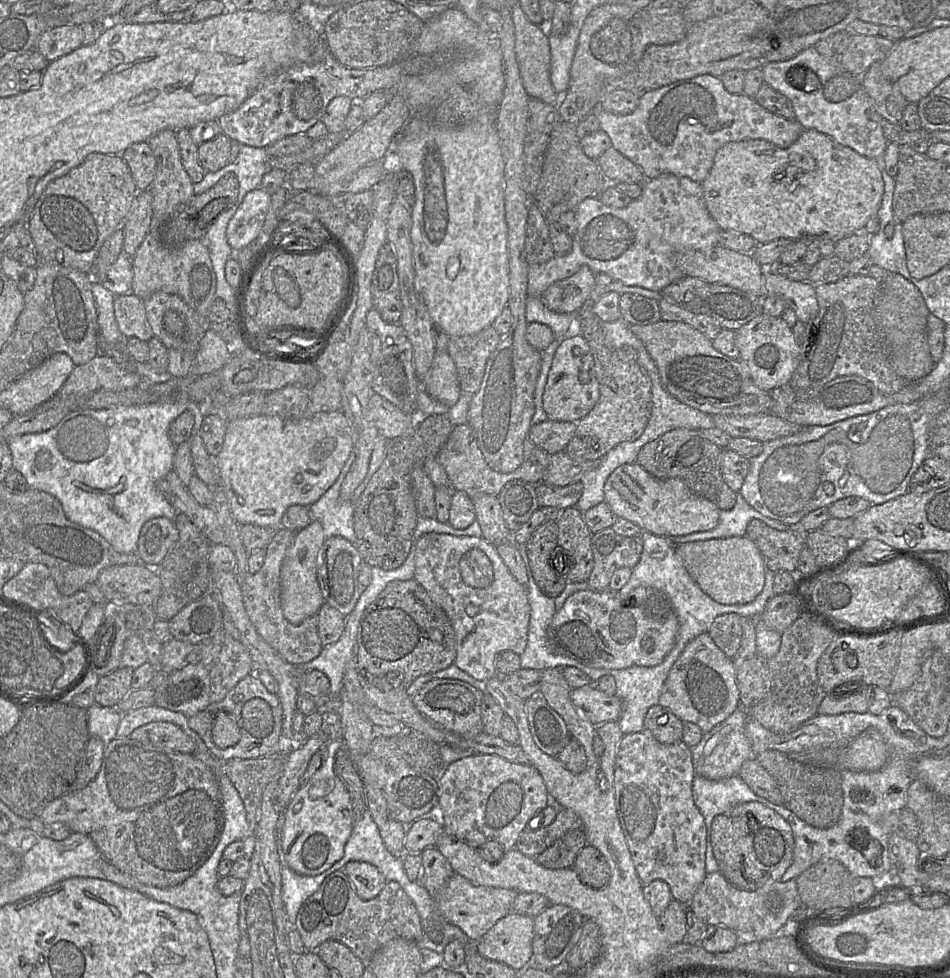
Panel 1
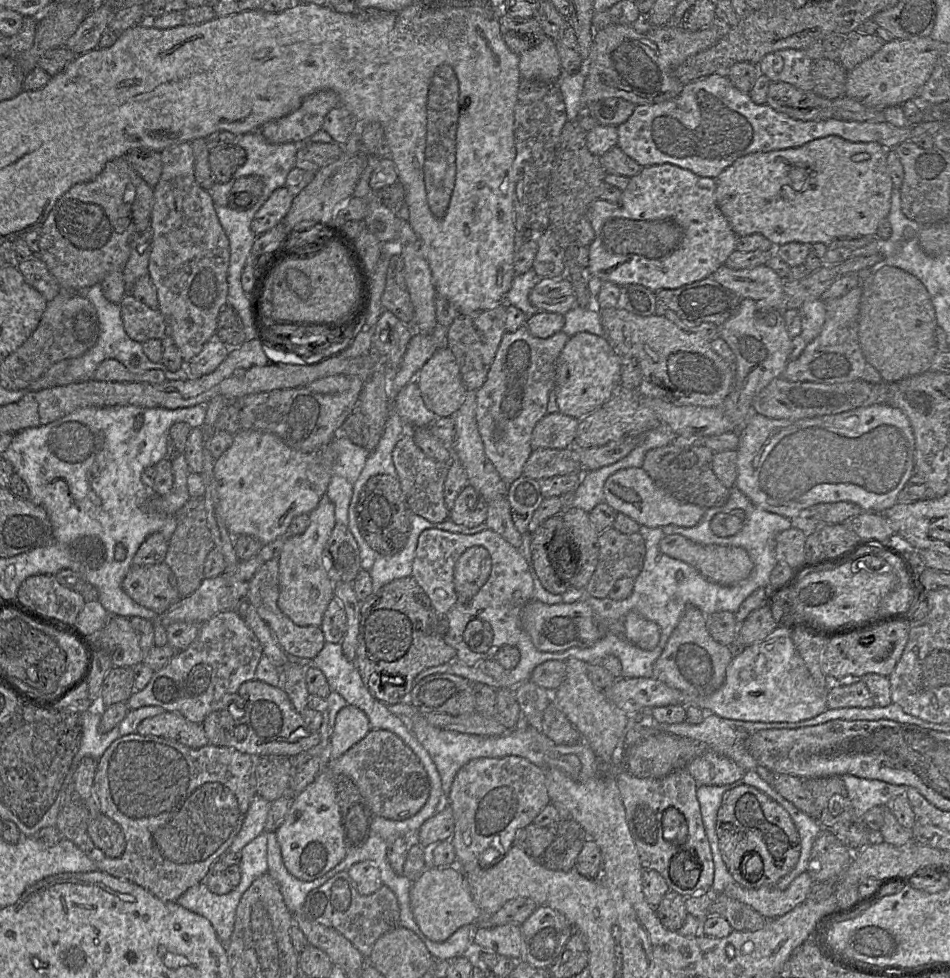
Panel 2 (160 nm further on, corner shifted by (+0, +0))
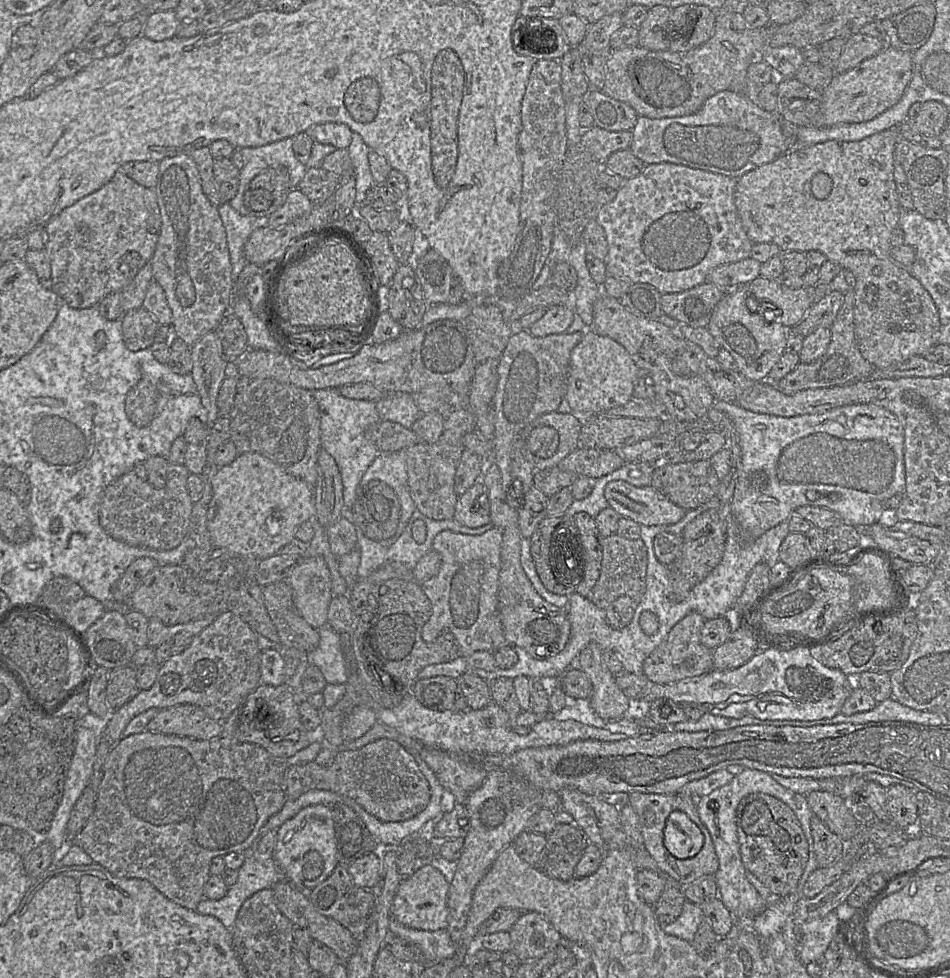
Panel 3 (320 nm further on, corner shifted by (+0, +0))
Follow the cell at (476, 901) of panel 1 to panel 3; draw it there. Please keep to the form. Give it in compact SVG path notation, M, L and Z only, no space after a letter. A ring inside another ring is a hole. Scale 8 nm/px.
M421 863L416 872L399 884L392 903L392 915L401 924L419 930L436 931L448 926L447 895L450 887L450 871Z

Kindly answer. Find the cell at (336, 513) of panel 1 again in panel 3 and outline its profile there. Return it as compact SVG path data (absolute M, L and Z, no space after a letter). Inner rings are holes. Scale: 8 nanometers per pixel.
M338 388L311 390L311 393L320 410L321 449L334 458L343 483L344 505L352 509L363 475L374 459L383 453L366 437L367 428L381 420L376 402L346 398L340 394Z

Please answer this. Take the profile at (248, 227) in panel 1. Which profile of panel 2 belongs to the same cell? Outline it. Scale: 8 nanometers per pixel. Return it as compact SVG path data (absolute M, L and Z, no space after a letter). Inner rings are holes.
M285 187L276 189L251 222L251 230L255 235L259 236L282 222L293 200L294 196Z

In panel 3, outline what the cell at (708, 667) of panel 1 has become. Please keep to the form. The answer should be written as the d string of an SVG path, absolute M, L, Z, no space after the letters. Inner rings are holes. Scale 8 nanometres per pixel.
M690 612L680 620L660 645L645 659L643 674L653 683L673 684L683 679L703 675L713 668L713 650L701 643L701 631L706 619Z

